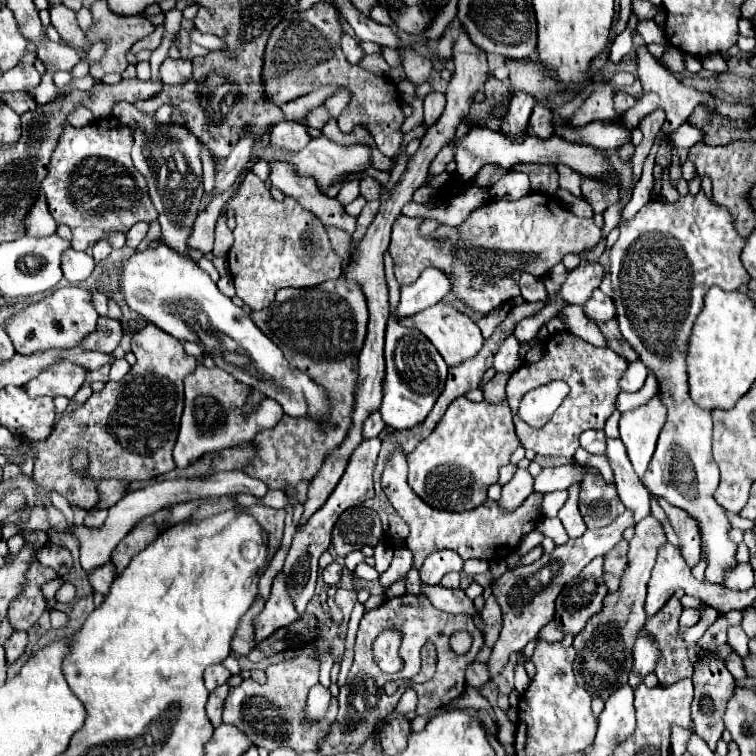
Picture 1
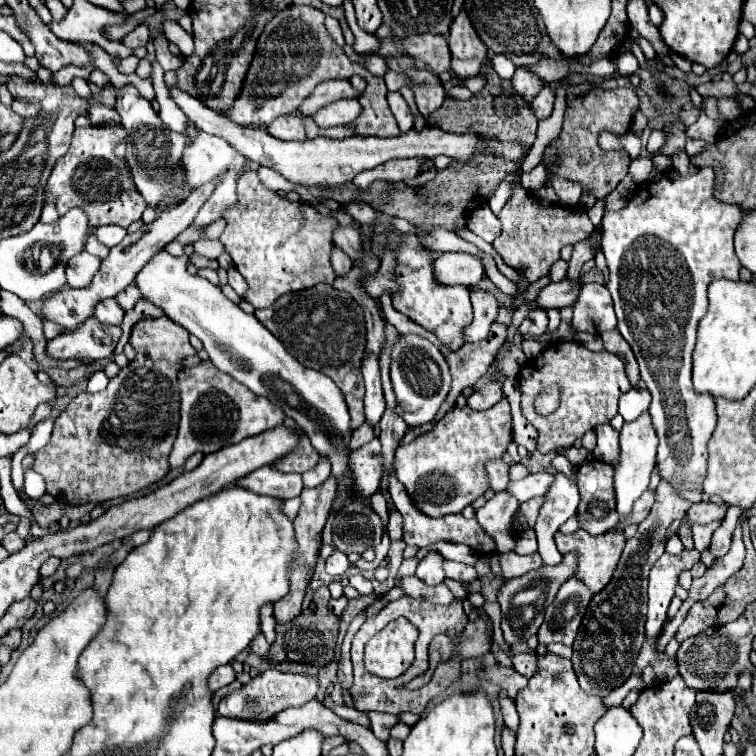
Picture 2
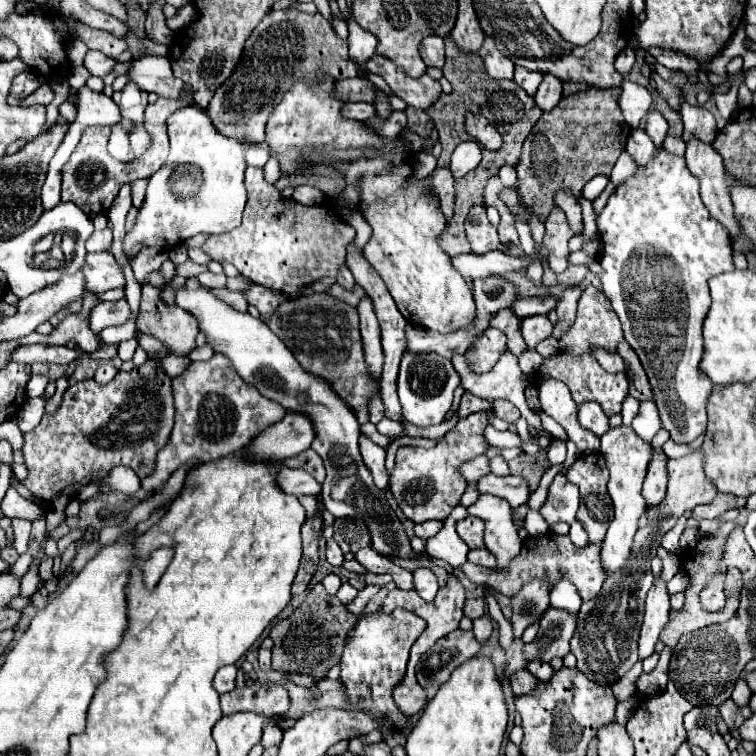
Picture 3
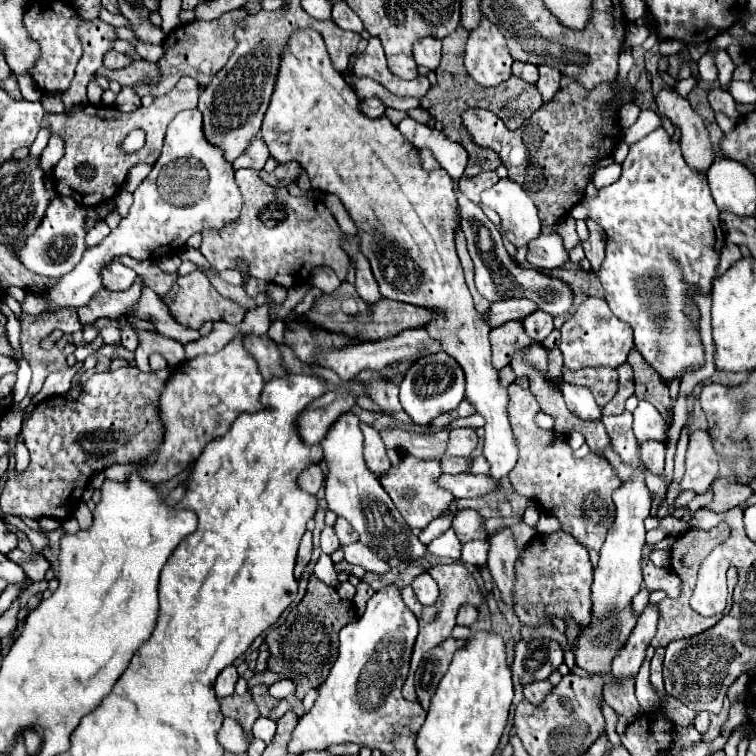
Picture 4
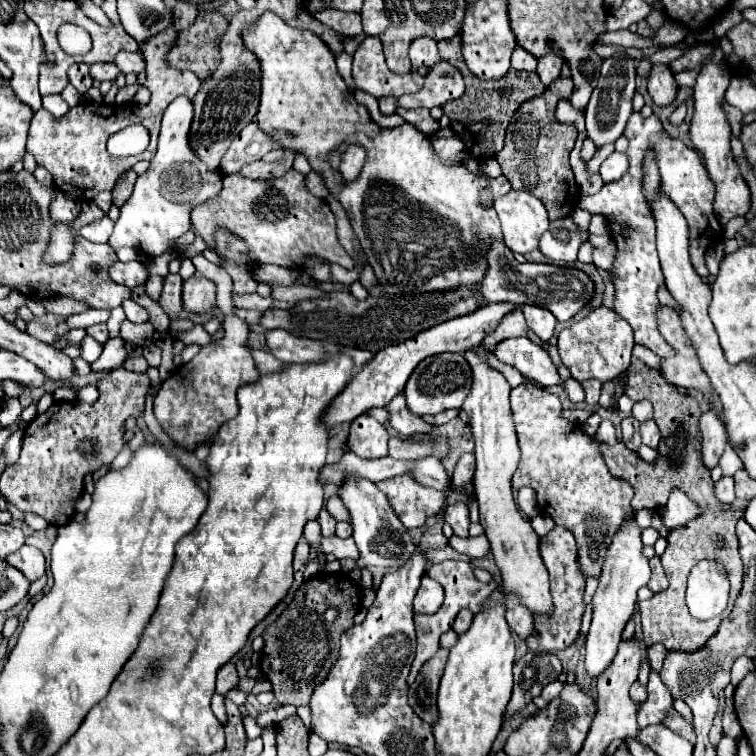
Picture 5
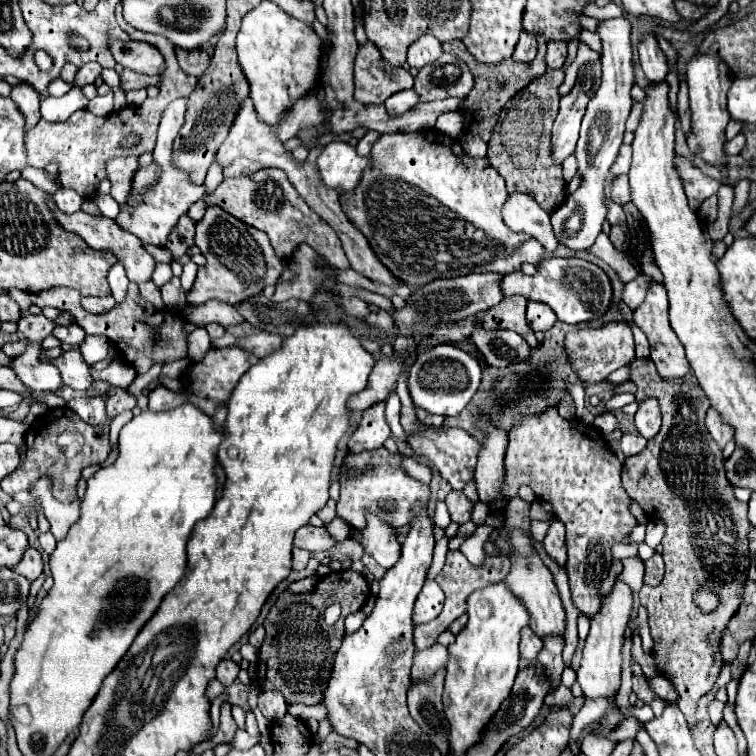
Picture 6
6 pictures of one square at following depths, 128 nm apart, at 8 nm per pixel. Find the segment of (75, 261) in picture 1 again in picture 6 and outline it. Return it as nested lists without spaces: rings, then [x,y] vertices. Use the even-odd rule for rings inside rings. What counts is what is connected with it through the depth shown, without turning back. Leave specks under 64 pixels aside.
[[[48,196],[46,200],[48,200],[48,206],[52,206],[56,220],[60,220],[60,224],[62,224],[64,228],[68,228],[68,230],[76,232],[78,236],[82,236],[82,240],[86,240],[86,244],[90,244],[90,246],[92,246],[92,248],[96,248],[96,250],[112,250],[112,252],[118,256],[118,260],[122,260],[122,262],[124,262],[126,276],[128,276],[128,280],[130,280],[130,282],[140,284],[140,282],[150,280],[150,276],[152,276],[152,272],[154,272],[154,264],[156,264],[156,262],[154,262],[154,260],[152,260],[152,256],[150,256],[150,254],[142,248],[140,240],[136,240],[130,232],[124,232],[122,228],[118,228],[118,224],[116,224],[114,220],[110,220],[110,218],[94,218],[94,216],[84,214],[82,210],[80,210],[80,212],[76,212],[76,214],[72,214],[72,216],[64,216],[64,214],[56,208],[56,204],[54,204],[52,196]]]

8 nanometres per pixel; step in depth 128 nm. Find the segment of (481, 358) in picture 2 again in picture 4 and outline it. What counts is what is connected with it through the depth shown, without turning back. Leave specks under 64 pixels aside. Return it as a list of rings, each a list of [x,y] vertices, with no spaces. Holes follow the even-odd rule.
[[[508,322],[490,330],[490,344],[492,344],[492,366],[500,370],[510,364],[512,354],[518,348],[532,344],[532,340],[526,336],[522,322]]]

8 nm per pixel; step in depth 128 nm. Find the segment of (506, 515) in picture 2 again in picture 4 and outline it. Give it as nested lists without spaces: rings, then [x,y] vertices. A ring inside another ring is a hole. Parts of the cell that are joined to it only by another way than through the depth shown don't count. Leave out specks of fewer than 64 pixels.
[[[447,514],[444,517],[438,517],[432,520],[418,536],[420,542],[424,545],[428,545],[434,538],[441,536],[451,527],[453,517],[454,514]],[[498,528],[490,538],[488,550],[488,570],[500,588],[502,600],[512,606],[512,588],[514,588],[514,562],[518,560],[518,548],[512,538],[510,528]]]

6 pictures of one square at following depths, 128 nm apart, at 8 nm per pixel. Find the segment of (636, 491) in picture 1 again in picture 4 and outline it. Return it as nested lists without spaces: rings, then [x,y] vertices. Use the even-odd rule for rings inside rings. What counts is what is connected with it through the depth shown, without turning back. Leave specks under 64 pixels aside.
[[[560,382],[560,390],[566,398],[566,406],[572,414],[576,414],[580,420],[602,420],[602,408],[596,404],[592,392],[588,388],[574,388],[572,384]]]

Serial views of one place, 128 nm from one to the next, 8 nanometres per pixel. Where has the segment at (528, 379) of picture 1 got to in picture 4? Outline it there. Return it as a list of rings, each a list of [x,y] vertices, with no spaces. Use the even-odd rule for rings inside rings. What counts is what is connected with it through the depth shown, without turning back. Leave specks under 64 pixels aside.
[[[580,368],[562,370],[562,378],[574,386],[586,386],[594,394],[596,402],[606,406],[618,392],[618,372],[612,368]]]

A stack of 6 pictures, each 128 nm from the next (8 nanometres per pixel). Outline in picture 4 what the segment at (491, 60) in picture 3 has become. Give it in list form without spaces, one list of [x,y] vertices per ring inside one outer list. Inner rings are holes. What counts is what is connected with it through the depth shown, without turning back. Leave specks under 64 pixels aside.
[[[482,18],[480,26],[470,32],[464,58],[468,74],[482,86],[498,86],[512,76],[512,56],[500,30]]]

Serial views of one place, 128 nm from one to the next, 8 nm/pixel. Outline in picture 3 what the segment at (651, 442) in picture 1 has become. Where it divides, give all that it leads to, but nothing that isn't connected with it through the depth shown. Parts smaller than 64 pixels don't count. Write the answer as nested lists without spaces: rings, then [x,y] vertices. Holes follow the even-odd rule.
[[[630,426],[610,428],[610,432],[606,432],[600,438],[600,442],[602,442],[600,452],[606,458],[606,466],[610,470],[608,492],[614,502],[614,520],[612,520],[606,540],[604,540],[602,564],[608,570],[608,574],[612,574],[612,572],[616,572],[616,568],[620,568],[628,560],[632,538],[638,530],[638,518],[646,512],[644,496],[640,492],[642,492],[642,482],[648,472],[648,464],[652,460],[652,446],[650,446],[650,442],[642,440]]]

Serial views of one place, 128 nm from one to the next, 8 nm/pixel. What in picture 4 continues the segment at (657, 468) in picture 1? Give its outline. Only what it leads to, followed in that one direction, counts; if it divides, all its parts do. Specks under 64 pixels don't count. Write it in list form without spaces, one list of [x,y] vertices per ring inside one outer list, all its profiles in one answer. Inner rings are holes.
[[[658,128],[652,134],[648,134],[646,138],[630,144],[630,154],[628,154],[628,158],[622,164],[620,178],[614,184],[602,188],[596,198],[584,198],[580,204],[576,204],[576,208],[572,208],[570,214],[576,220],[584,220],[586,216],[590,216],[604,228],[604,234],[606,234],[606,258],[604,258],[604,262],[602,262],[602,266],[598,270],[598,280],[600,280],[600,284],[602,284],[602,288],[606,292],[606,302],[608,302],[610,310],[616,314],[616,318],[620,318],[622,322],[626,322],[634,330],[634,348],[644,356],[644,360],[660,374],[660,378],[666,384],[676,380],[676,378],[680,378],[686,372],[694,372],[694,370],[702,368],[704,366],[704,346],[702,346],[702,340],[700,340],[700,330],[698,330],[696,322],[688,316],[686,306],[688,304],[696,304],[694,298],[690,296],[690,288],[692,286],[698,286],[702,296],[708,296],[712,292],[712,280],[716,278],[716,268],[718,268],[718,262],[720,262],[720,250],[722,250],[726,238],[724,238],[724,230],[720,228],[720,220],[718,220],[720,210],[716,208],[716,204],[712,200],[708,182],[706,182],[704,176],[696,174],[692,168],[688,168],[688,164],[684,164],[684,158],[682,158],[678,142],[672,142],[670,136],[666,134],[666,130]]]

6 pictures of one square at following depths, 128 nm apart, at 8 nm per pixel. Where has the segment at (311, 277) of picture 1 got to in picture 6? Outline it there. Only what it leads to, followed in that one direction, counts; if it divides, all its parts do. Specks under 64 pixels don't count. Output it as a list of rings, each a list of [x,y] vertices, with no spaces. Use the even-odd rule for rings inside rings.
[[[262,168],[252,176],[226,178],[212,194],[206,196],[204,202],[206,206],[220,206],[224,212],[232,214],[244,224],[262,230],[268,236],[274,254],[284,262],[290,262],[296,246],[304,242],[314,248],[322,258],[326,258],[332,266],[340,270],[350,268],[336,232],[316,212],[310,210],[310,206],[302,200],[296,188],[288,182],[286,174],[278,168]]]

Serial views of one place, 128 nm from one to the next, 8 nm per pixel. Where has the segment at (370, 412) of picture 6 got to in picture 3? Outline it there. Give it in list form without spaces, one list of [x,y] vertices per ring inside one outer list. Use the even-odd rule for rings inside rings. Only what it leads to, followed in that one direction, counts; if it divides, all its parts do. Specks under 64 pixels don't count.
[[[360,436],[360,454],[362,454],[362,462],[372,472],[376,486],[386,488],[388,486],[388,474],[386,474],[386,468],[384,468],[386,450],[380,448],[378,444],[374,444],[370,438]]]

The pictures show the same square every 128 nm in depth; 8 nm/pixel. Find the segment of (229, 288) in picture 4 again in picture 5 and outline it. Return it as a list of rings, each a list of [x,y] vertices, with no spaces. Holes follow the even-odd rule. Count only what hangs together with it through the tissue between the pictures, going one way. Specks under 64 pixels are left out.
[[[256,292],[254,294],[234,294],[232,302],[236,308],[254,308],[254,310],[268,310],[272,306],[272,298],[262,298]]]

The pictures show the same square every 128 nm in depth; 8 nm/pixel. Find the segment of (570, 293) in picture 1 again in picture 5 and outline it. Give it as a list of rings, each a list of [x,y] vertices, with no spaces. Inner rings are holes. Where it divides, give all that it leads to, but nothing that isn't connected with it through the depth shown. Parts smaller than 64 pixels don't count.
[[[494,302],[494,304],[484,304],[478,310],[474,310],[472,314],[460,316],[460,318],[452,318],[444,324],[438,324],[436,328],[428,328],[412,338],[408,338],[402,344],[396,346],[388,346],[384,350],[380,350],[376,354],[376,358],[366,364],[360,372],[356,372],[352,376],[352,380],[348,382],[348,386],[336,396],[336,400],[330,402],[330,406],[324,410],[324,426],[326,428],[334,428],[338,424],[344,422],[352,422],[354,418],[358,418],[360,414],[364,414],[370,408],[376,406],[386,406],[398,392],[404,390],[406,380],[410,378],[412,370],[428,356],[434,354],[442,354],[442,352],[466,352],[470,348],[474,348],[476,344],[480,346],[484,336],[488,336],[490,332],[496,330],[496,326],[500,324],[500,320],[510,314],[512,310],[516,310],[518,304],[512,302]]]

